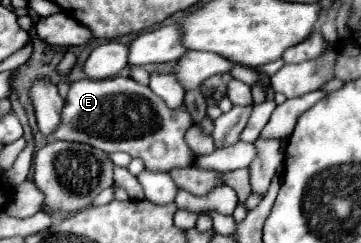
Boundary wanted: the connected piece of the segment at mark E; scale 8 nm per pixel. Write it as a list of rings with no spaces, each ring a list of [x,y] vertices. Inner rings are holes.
[[[116,76],[104,80],[76,80],[70,84],[62,118],[52,134],[54,140],[84,142],[104,152],[128,152],[142,158],[146,170],[168,172],[170,168],[190,166],[192,152],[184,142],[184,132],[192,126],[192,118],[184,112],[172,112],[148,86],[132,78]]]

